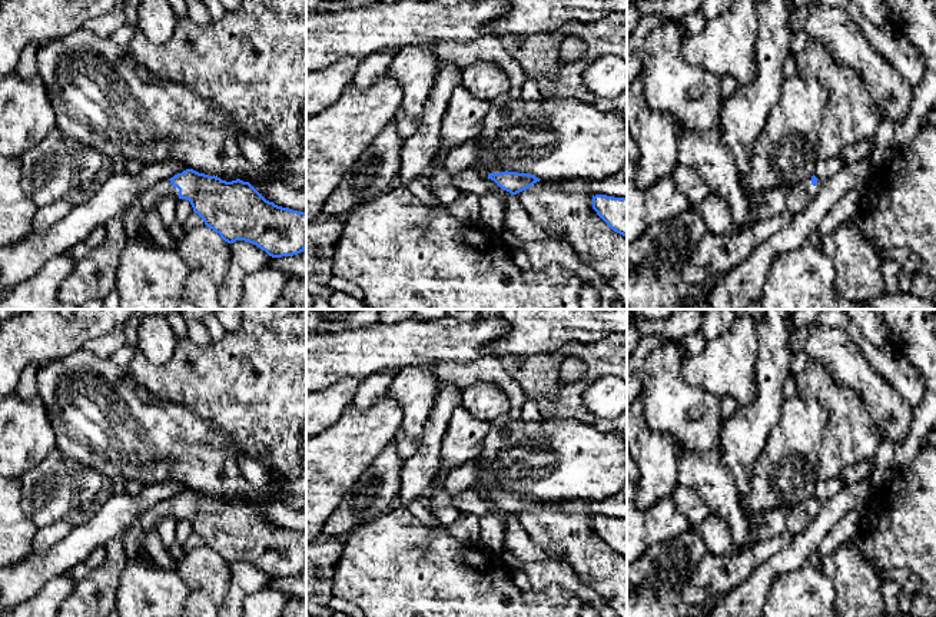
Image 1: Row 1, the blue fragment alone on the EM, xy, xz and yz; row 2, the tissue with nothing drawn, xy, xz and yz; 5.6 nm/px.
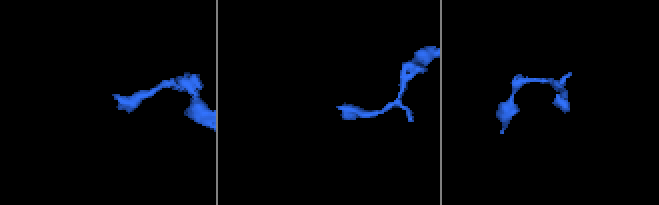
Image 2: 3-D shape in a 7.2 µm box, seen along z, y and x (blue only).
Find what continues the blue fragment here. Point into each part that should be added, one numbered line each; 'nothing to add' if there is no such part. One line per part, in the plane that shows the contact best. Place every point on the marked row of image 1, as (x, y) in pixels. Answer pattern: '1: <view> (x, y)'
1: xy (146, 201)

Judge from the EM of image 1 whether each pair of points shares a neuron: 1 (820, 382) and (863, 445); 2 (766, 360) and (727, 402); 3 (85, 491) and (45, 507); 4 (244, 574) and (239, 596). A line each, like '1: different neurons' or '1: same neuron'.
1: same neuron
2: different neurons
3: different neurons
4: same neuron

